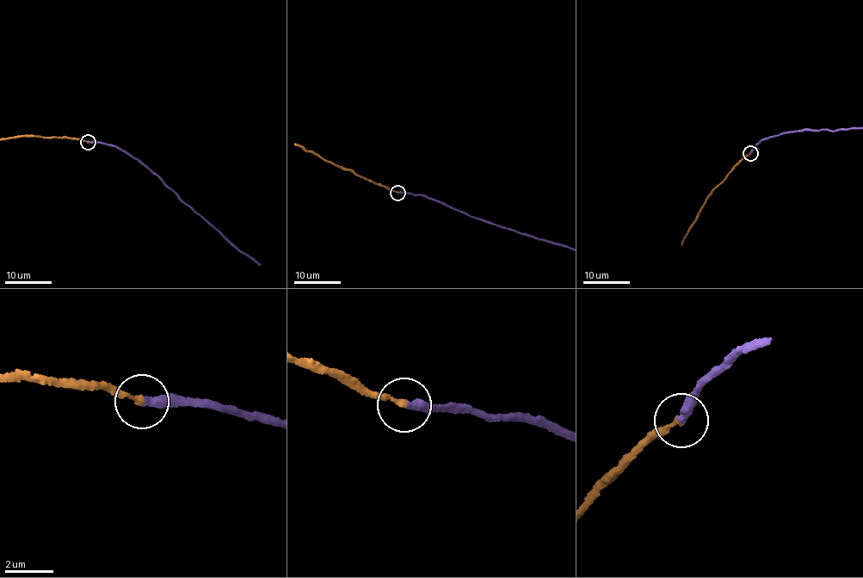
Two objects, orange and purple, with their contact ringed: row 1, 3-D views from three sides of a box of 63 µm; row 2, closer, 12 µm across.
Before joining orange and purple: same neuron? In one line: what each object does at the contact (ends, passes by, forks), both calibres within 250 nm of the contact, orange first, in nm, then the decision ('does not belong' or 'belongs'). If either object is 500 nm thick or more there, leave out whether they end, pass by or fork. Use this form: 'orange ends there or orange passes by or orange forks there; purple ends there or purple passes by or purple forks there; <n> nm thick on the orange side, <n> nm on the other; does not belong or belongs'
orange ends there; purple ends there; 200 nm thick on the orange side, 320 nm on the other; belongs

